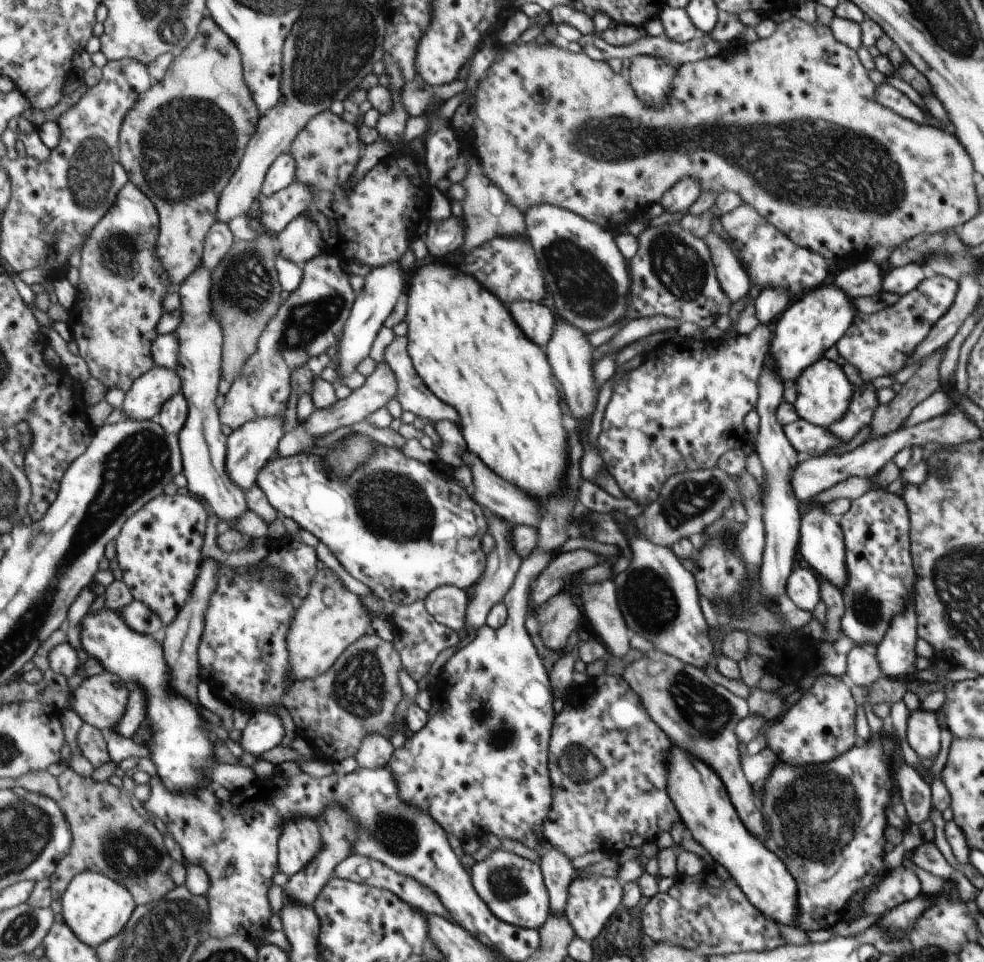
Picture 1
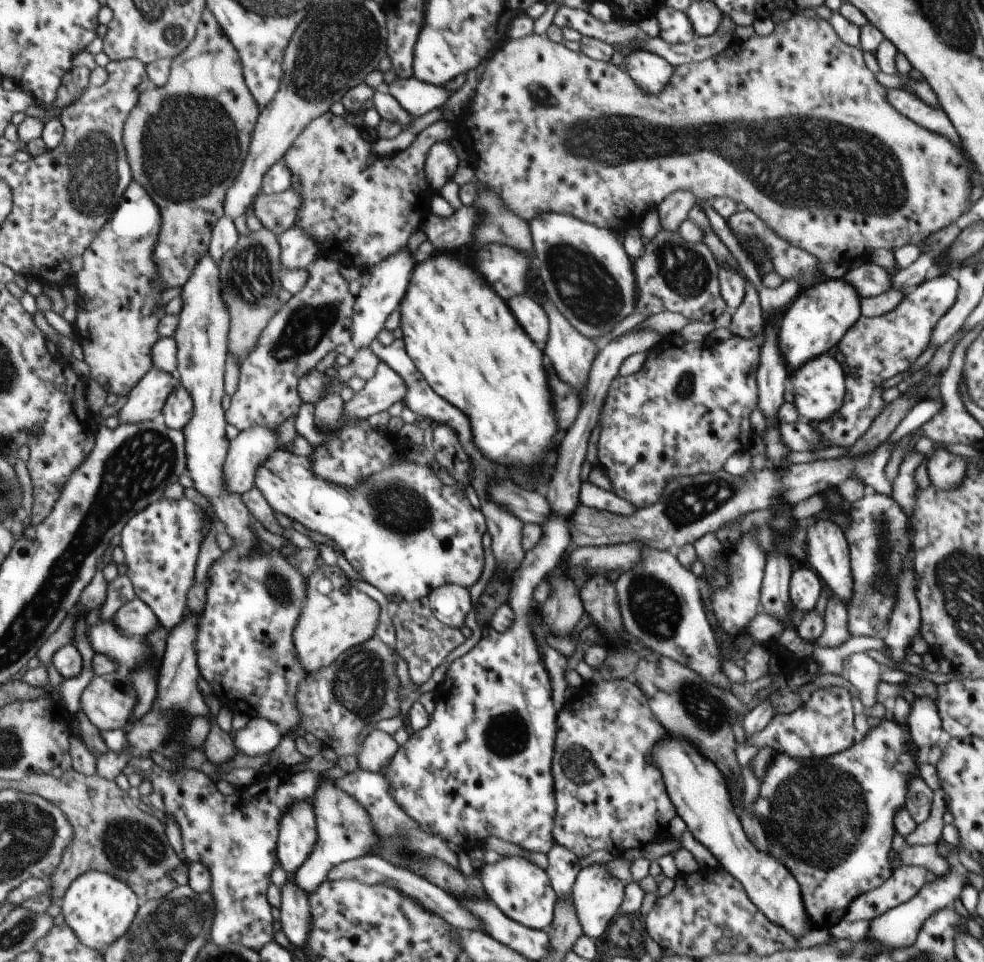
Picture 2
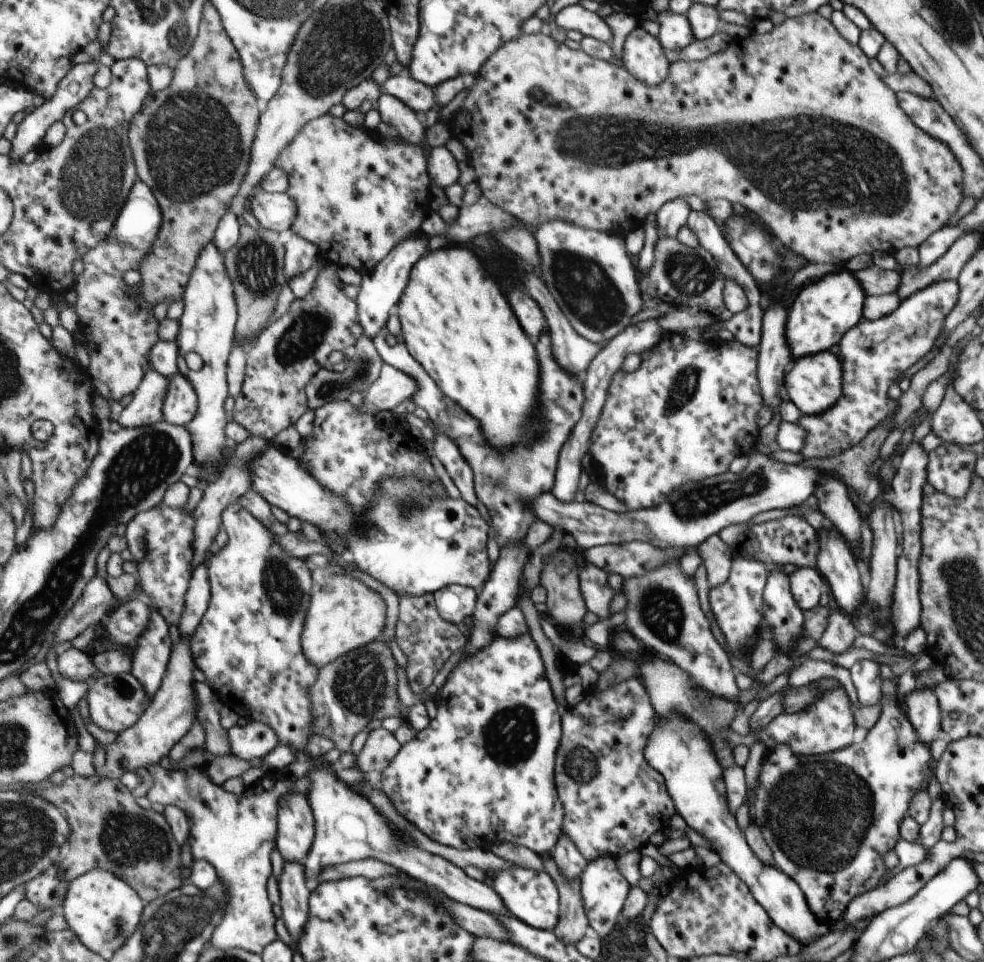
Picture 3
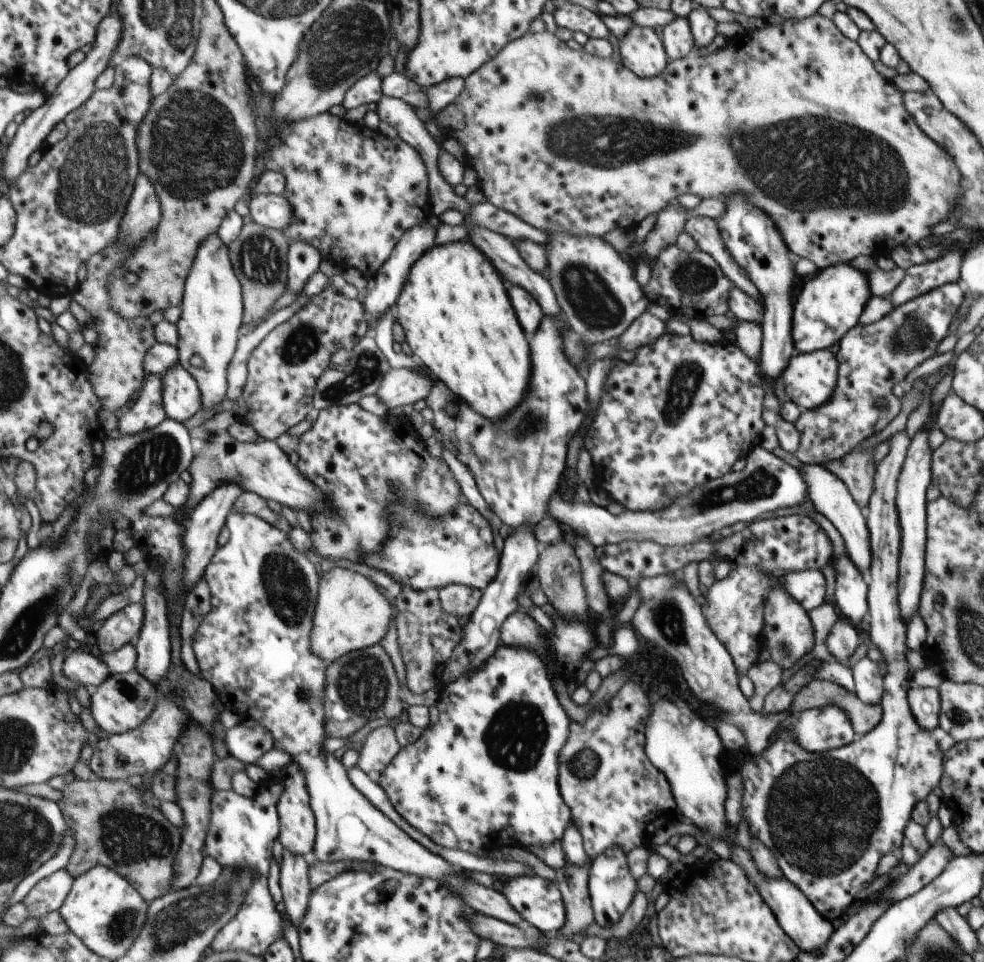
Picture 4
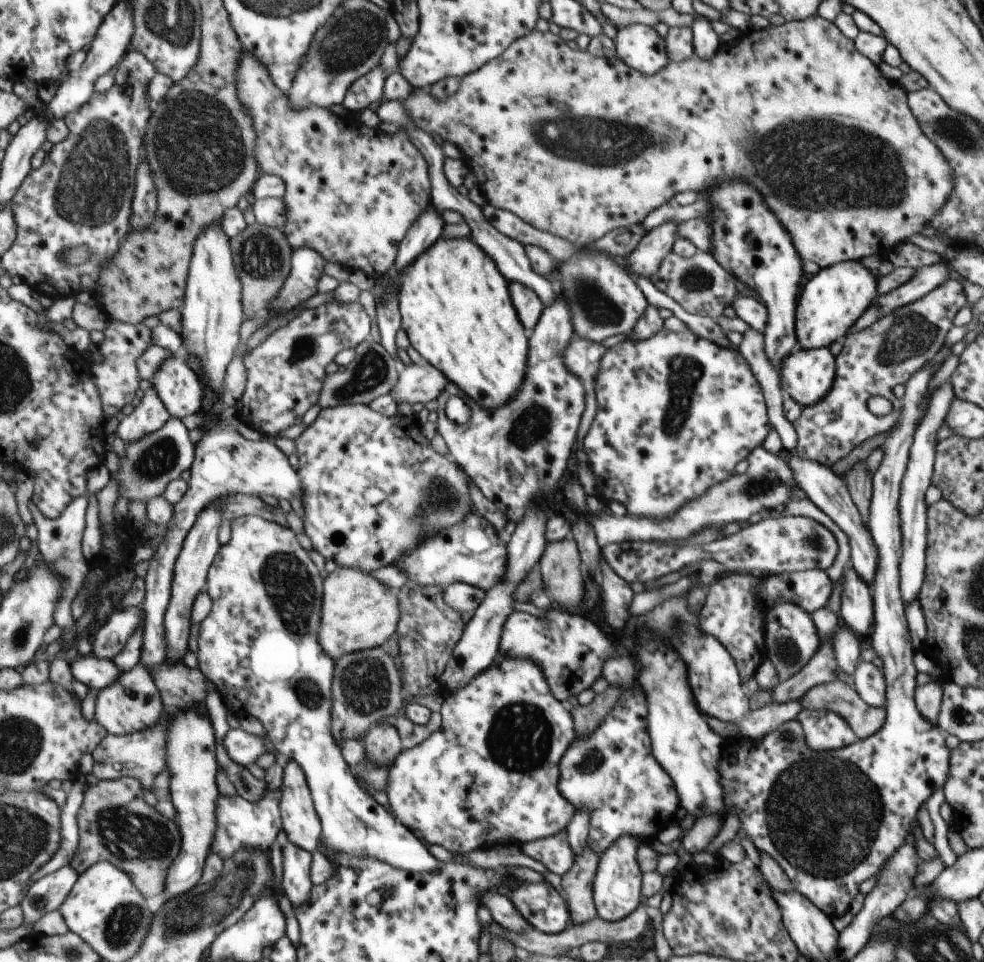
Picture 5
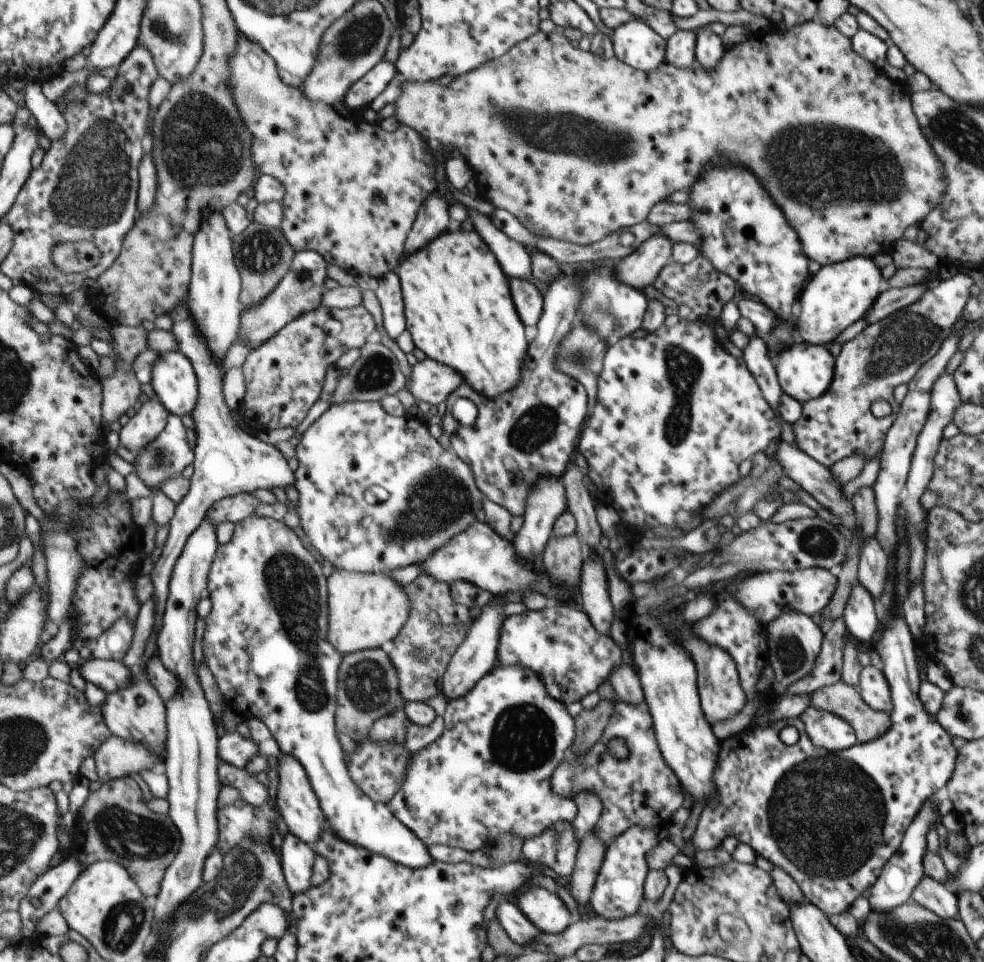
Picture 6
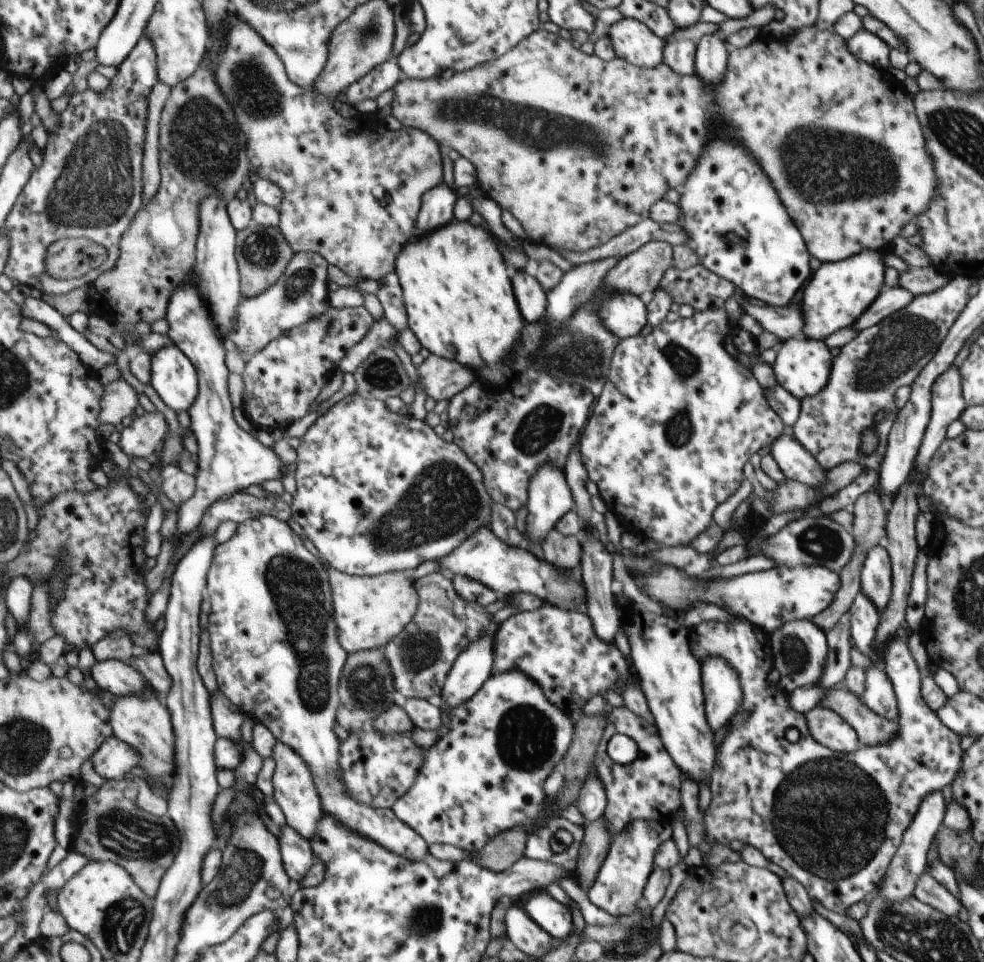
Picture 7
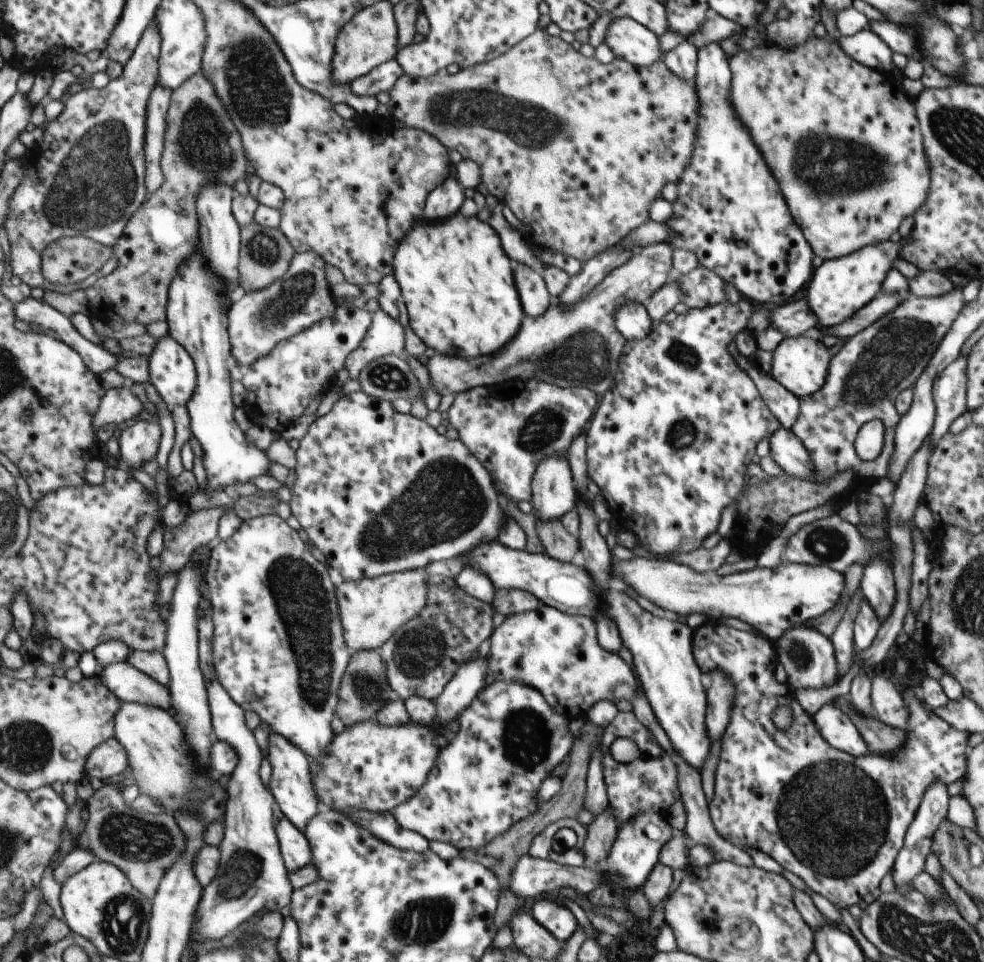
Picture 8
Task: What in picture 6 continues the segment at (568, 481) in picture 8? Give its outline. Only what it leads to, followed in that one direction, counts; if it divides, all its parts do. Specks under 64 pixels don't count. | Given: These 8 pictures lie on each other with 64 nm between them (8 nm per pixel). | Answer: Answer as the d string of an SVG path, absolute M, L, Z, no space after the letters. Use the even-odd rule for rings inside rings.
M542 478L532 488L528 496L528 506L524 514L524 524L514 536L514 550L524 562L532 562L544 552L550 538L554 518L558 518L566 508L566 496L562 484L556 478Z

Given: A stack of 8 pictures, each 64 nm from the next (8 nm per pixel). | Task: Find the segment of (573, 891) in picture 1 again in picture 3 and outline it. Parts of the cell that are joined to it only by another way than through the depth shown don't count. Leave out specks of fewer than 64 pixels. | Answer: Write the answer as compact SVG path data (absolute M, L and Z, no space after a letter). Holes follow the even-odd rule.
M611 855L598 857L594 861L589 861L580 875L580 892L584 896L584 906L586 906L586 916L590 924L590 933L603 938L614 928L616 924L616 916L620 914L620 910L624 910L629 895L636 892L632 886L628 886L626 878L622 876L622 872L616 866L616 858Z

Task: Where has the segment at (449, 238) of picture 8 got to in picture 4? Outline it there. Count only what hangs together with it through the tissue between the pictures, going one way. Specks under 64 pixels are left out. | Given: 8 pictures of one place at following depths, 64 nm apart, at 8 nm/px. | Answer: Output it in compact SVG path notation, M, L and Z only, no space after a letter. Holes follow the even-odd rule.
M452 242L446 246L434 246L418 258L410 268L394 309L413 357L429 370L434 379L444 382L460 400L468 402L474 412L480 412L480 416L488 420L502 420L502 416L508 416L518 408L522 398L526 398L532 376L530 344L518 326L500 276L486 256L472 244Z

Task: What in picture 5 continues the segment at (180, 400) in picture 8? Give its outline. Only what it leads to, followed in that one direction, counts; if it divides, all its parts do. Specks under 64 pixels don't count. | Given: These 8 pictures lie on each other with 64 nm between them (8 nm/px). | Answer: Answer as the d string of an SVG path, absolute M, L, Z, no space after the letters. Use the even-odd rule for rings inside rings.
M186 356L170 358L158 370L152 384L158 389L173 417L182 419L192 416L204 406L205 386Z

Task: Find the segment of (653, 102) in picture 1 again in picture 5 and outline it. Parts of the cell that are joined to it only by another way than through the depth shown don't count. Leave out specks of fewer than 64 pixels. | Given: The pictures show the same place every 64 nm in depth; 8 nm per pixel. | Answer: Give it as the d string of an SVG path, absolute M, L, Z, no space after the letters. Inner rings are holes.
M630 24L618 28L613 41L615 56L640 74L656 74L669 63L665 38L660 37L652 26Z

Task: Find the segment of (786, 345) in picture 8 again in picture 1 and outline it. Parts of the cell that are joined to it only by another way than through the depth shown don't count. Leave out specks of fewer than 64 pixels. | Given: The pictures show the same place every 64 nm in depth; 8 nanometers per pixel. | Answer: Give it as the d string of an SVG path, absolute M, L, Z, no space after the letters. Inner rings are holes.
M826 358L811 365L798 377L794 383L796 386L797 399L793 404L799 416L799 421L806 425L814 423L819 427L828 428L834 422L840 421L848 412L848 404L852 404L852 384L848 382L846 374L838 368L836 362L830 362Z

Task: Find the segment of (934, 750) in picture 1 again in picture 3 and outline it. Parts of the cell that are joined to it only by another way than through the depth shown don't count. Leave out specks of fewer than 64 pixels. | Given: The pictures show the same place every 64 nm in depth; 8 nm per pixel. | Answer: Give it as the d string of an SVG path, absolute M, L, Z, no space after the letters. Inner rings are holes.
M914 689L907 692L904 702L908 707L908 714L917 734L922 742L930 745L940 730L940 700L932 689Z

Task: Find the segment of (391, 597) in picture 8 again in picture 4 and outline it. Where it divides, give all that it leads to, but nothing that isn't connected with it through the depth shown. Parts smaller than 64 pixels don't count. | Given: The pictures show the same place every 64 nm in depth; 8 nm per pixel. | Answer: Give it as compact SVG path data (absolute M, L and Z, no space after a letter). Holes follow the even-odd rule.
M336 567L323 572L313 644L314 651L329 665L347 654L379 644L388 632L394 606L376 585L354 569Z

